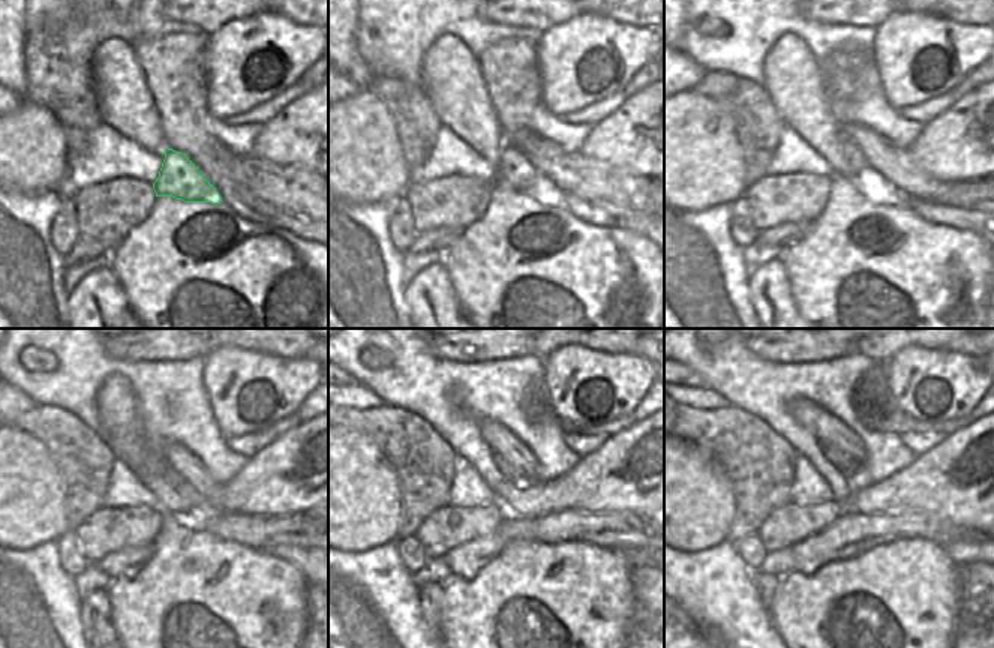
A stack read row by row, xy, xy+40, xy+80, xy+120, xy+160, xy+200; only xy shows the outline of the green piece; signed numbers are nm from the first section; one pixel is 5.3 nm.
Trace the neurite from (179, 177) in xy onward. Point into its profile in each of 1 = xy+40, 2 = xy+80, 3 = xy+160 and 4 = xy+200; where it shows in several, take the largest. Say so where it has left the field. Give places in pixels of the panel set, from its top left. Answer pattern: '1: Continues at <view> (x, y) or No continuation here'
1: Continues at xy+40 (513, 168)
2: Continues at xy+80 (852, 155)
3: Continues at xy+160 (510, 474)
4: Continues at xy+200 (846, 465).

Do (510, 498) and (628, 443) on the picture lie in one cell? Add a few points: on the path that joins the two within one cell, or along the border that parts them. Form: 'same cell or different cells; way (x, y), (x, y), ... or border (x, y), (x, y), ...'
same cell; way (540, 498), (582, 489), (598, 473)

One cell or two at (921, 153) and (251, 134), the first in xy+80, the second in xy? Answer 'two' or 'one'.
two

